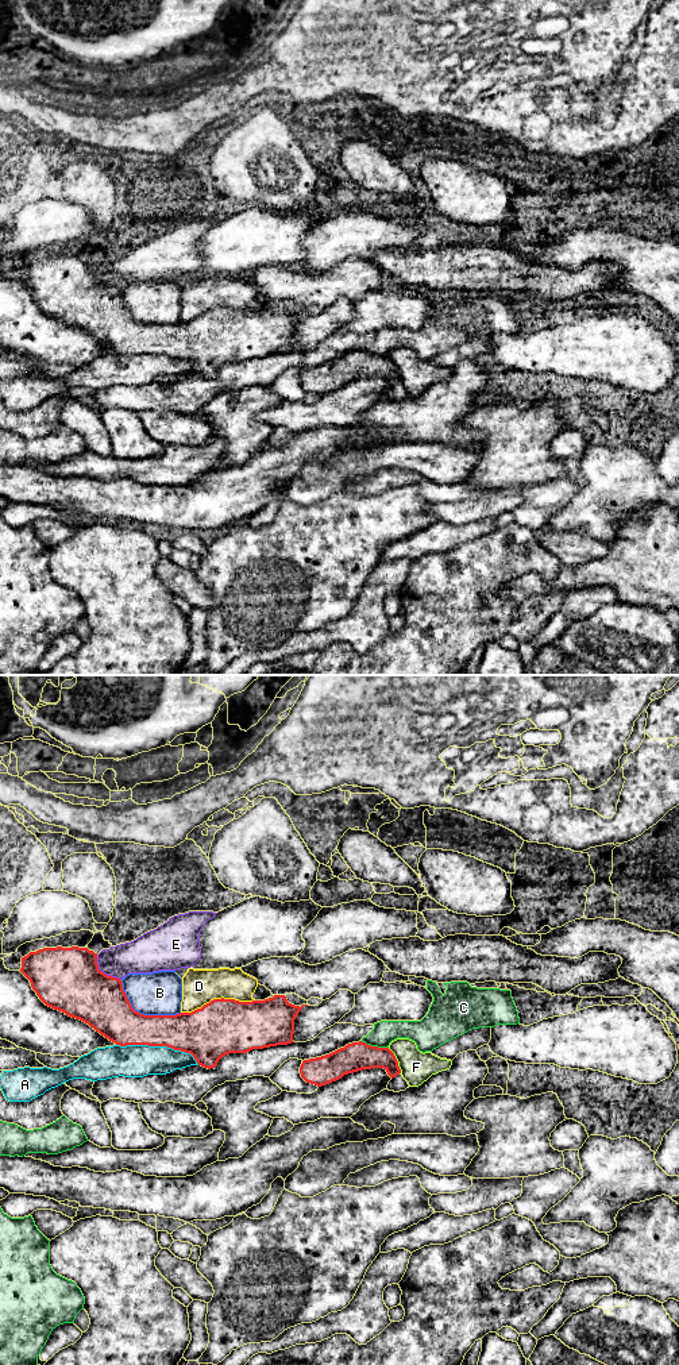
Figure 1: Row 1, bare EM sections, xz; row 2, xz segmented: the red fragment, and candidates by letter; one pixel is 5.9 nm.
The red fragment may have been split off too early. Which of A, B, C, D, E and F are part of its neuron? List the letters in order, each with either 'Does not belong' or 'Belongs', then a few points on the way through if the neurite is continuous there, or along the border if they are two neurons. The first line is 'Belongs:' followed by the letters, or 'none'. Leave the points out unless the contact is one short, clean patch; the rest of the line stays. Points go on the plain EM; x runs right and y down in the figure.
Belongs: none
A: Does not belong
B: Does not belong
C: Does not belong
D: Does not belong
E: Does not belong
F: Does not belong

